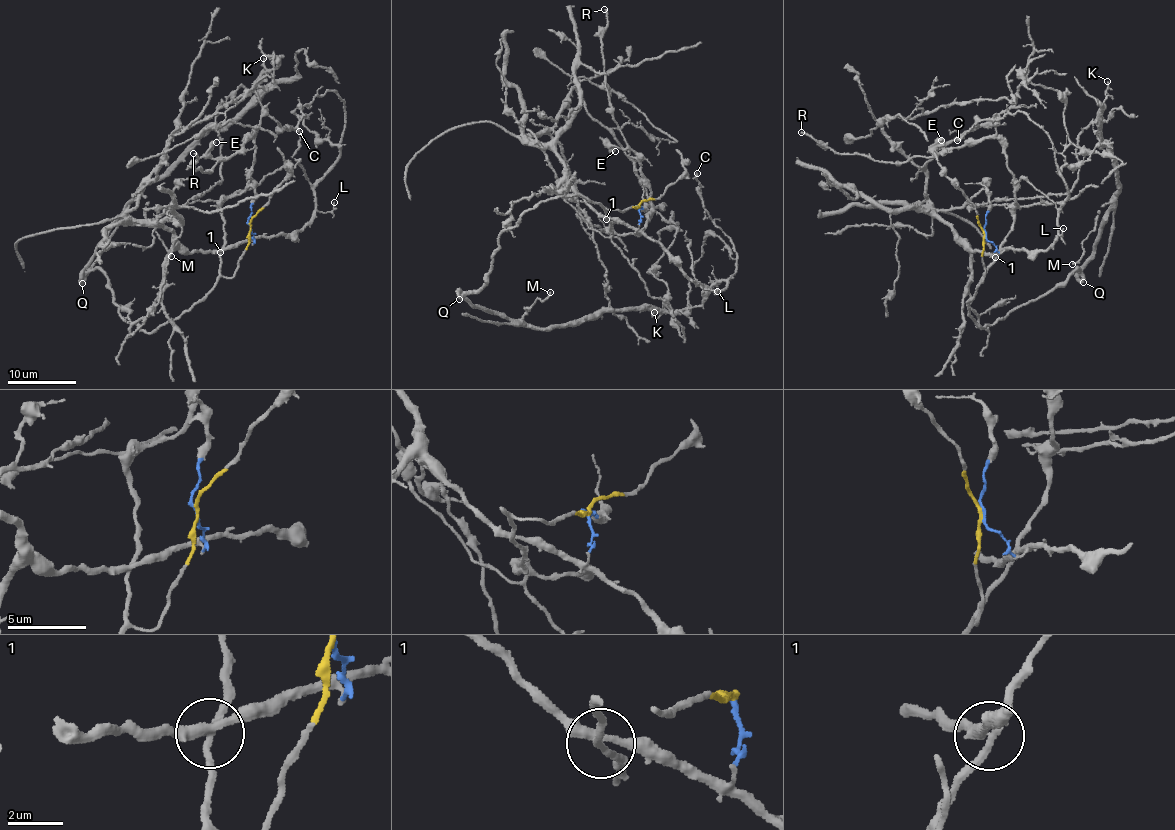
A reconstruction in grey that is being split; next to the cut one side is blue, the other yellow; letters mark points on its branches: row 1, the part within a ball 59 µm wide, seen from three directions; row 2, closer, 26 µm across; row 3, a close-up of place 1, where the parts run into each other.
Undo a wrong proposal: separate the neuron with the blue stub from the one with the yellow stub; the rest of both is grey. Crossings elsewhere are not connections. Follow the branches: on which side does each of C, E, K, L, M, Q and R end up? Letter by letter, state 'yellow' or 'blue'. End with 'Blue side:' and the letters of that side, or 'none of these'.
C: blue
E: yellow
K: yellow
L: blue
M: yellow
Q: yellow
R: yellow
Blue side: C, L

